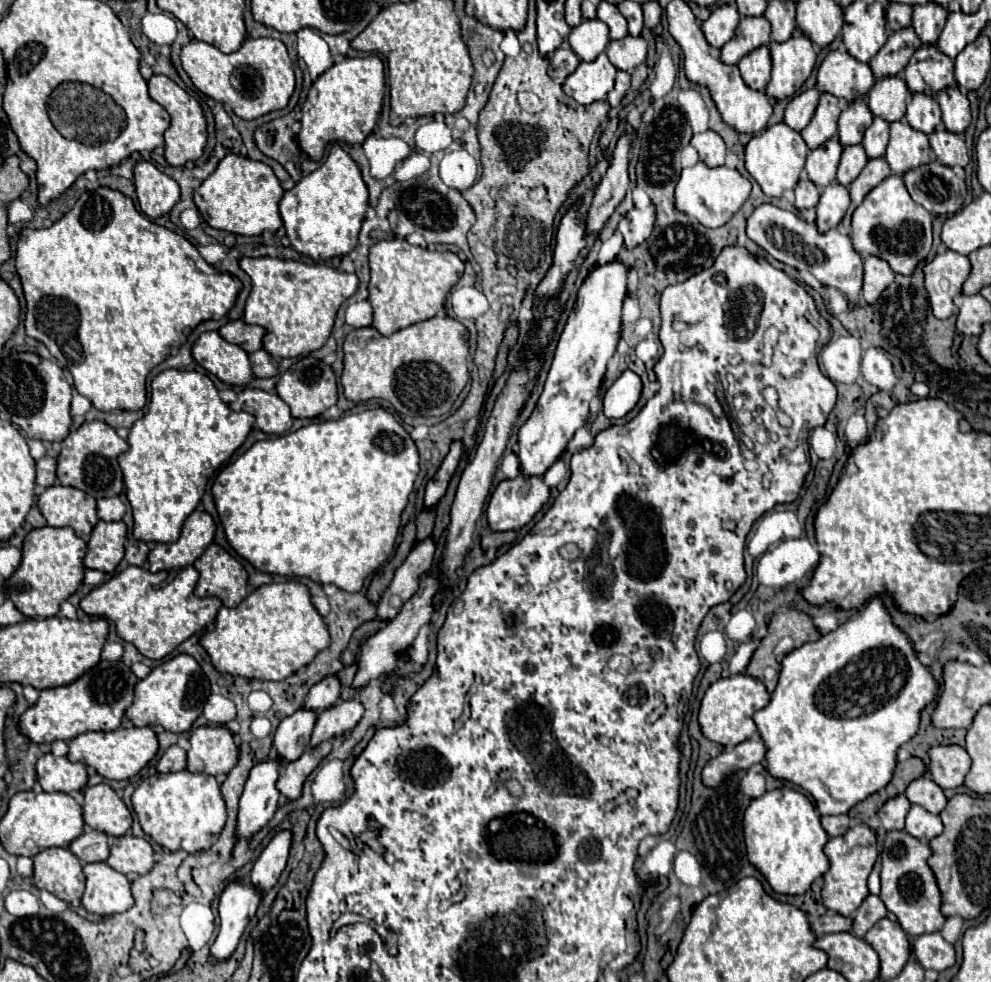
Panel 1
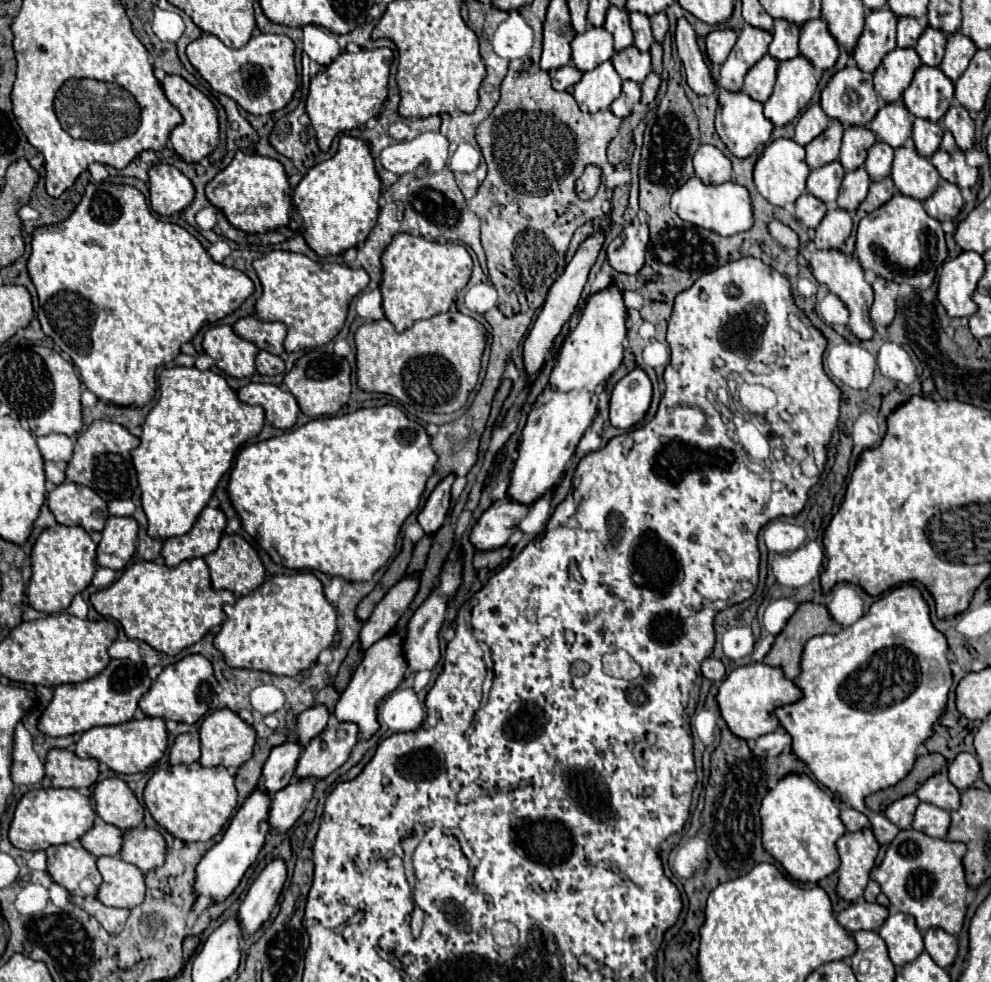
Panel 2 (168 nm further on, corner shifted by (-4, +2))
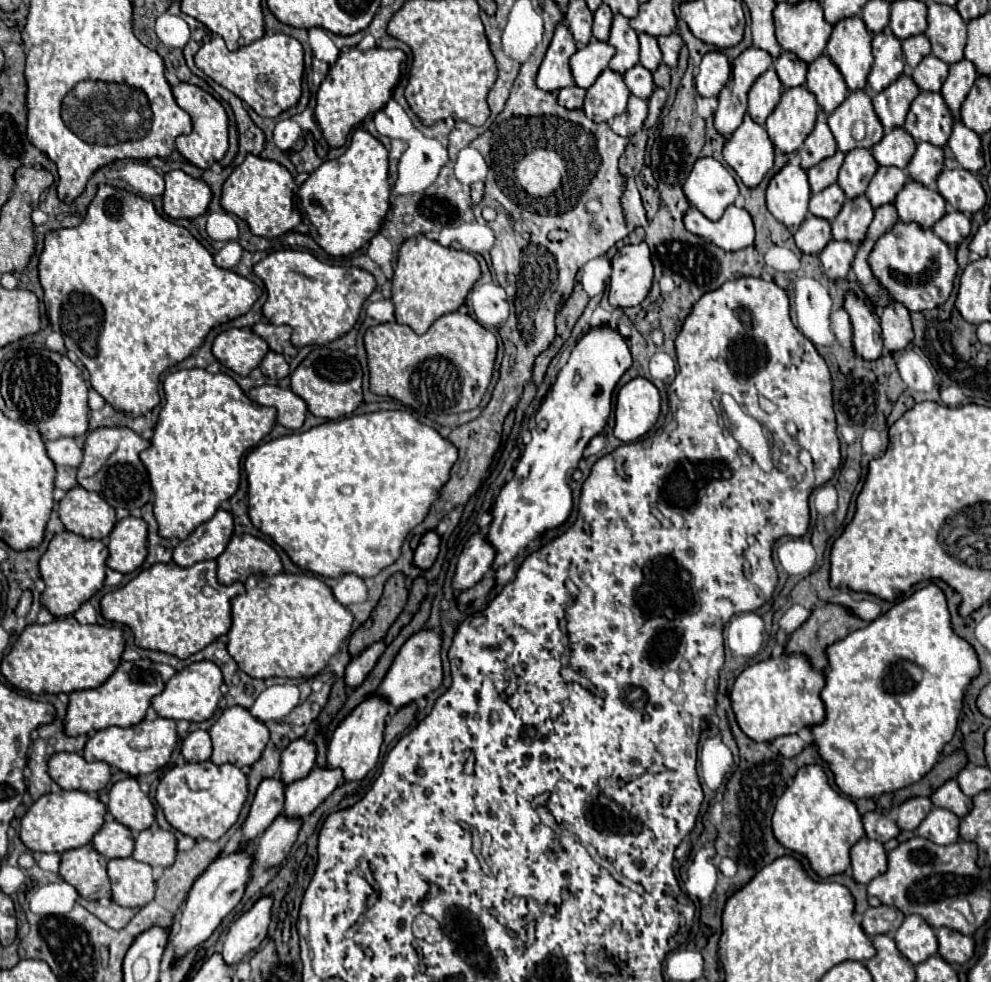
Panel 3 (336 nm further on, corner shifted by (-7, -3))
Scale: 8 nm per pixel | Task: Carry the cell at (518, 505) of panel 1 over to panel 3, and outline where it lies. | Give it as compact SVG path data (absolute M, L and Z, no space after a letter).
M475 533L465 543L465 547L457 559L451 587L459 593L471 589L475 583L479 583L491 571L493 559L495 559L495 549L487 543L487 539L483 535Z

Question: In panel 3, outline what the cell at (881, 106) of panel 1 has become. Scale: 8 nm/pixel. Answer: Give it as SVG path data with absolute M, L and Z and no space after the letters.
M895 129L885 133L885 137L871 149L877 165L881 167L899 167L905 169L911 161L917 143L903 129Z

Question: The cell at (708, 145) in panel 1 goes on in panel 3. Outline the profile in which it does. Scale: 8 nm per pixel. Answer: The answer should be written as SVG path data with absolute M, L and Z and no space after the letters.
M713 157L697 159L683 193L691 207L703 213L709 221L719 221L723 211L735 203L739 189L731 173Z

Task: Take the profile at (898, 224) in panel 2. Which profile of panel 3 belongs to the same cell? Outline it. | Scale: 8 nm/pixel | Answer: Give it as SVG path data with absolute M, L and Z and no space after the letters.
M897 223L887 235L883 235L869 255L869 265L893 299L909 311L927 311L943 305L953 291L957 275L957 261L951 255L949 245L933 231L915 227L915 223Z

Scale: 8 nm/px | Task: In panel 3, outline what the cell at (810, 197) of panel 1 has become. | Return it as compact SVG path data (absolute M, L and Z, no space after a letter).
M809 215L795 231L795 243L799 251L807 255L819 255L829 241L831 241L829 223L823 223L823 219L815 219L815 215Z

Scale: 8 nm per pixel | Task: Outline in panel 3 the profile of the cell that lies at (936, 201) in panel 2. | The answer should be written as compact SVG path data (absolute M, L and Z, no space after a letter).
M959 211L947 213L935 227L933 233L943 239L949 247L957 247L969 233L971 233L971 221L967 215L959 215Z

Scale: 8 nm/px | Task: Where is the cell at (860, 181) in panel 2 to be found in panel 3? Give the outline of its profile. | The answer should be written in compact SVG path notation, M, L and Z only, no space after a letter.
M867 197L845 201L841 213L835 217L835 223L831 223L833 239L861 245L871 225L871 219L873 219L873 211L871 211L871 203L867 203Z

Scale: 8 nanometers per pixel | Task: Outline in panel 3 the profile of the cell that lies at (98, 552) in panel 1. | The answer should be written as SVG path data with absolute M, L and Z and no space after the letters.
M139 517L121 519L109 535L107 565L119 573L133 573L147 557L147 523Z

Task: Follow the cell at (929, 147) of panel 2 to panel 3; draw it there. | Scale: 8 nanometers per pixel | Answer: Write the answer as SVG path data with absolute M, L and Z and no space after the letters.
M919 143L913 159L907 165L907 175L925 187L931 187L945 169L943 167L945 153L947 149L931 147L931 143Z

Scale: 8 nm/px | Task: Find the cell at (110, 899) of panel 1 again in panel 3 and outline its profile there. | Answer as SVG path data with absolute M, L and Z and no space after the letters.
M133 857L109 859L109 877L115 903L123 907L143 907L153 899L155 881L151 865Z

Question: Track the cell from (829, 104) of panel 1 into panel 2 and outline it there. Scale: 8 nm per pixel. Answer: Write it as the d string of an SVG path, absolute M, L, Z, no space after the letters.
M830 118L828 128L812 142L806 144L806 162L810 168L820 168L832 160L838 160L842 132L844 132L842 122L836 118Z

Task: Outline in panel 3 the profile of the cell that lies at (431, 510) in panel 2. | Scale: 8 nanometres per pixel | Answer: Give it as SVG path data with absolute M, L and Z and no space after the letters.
M429 531L423 535L419 547L415 549L415 557L413 557L413 565L427 571L433 567L435 559L439 553L439 537L435 531Z

